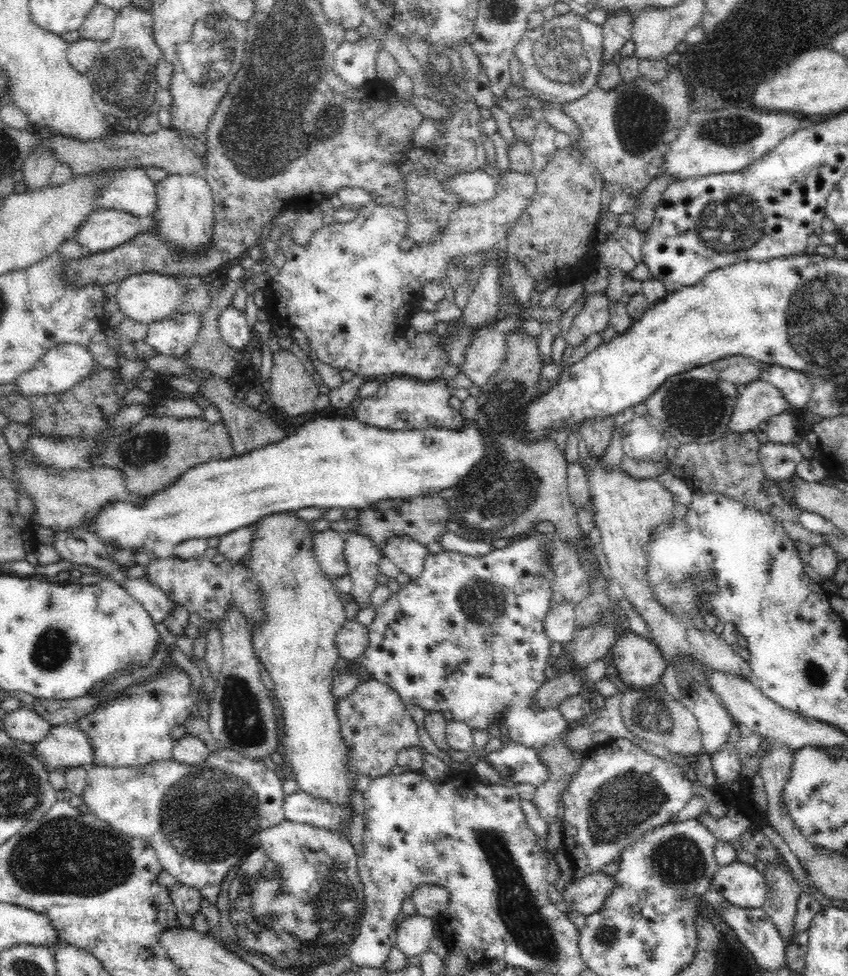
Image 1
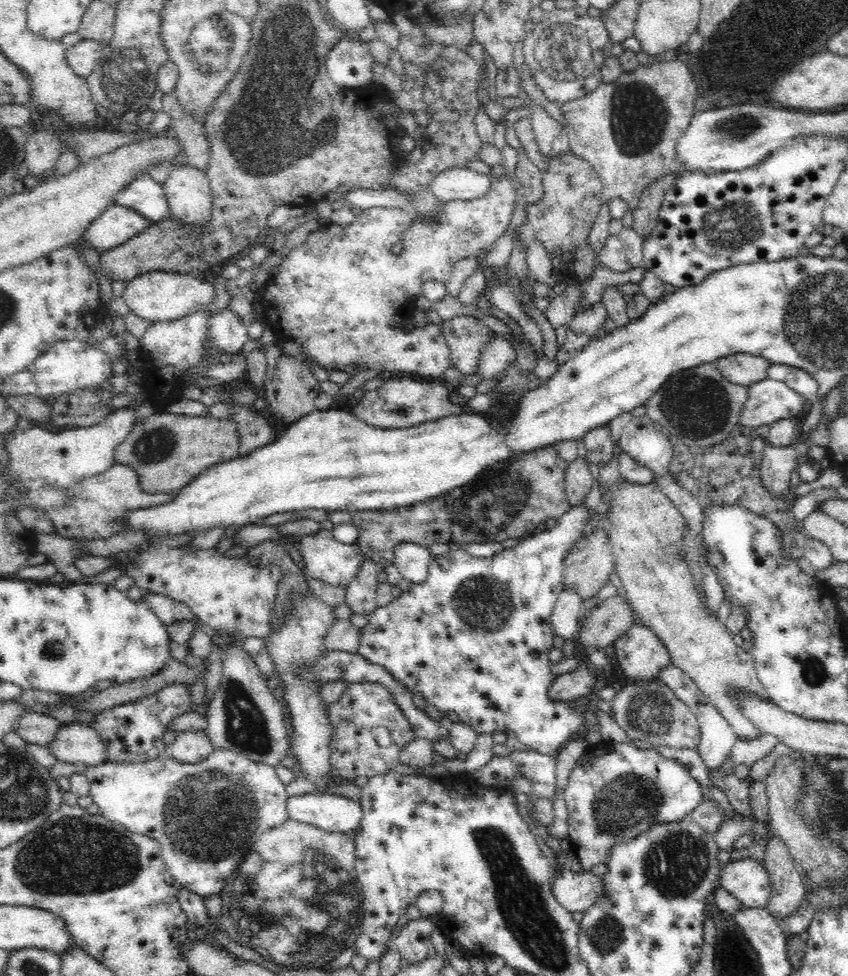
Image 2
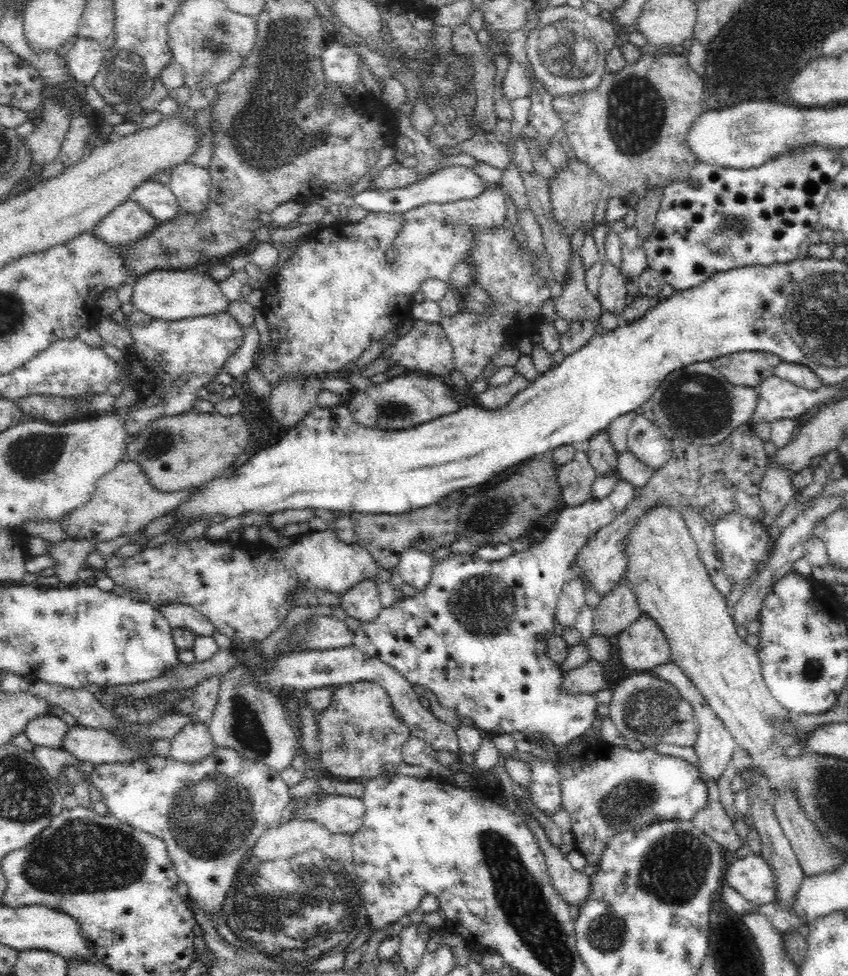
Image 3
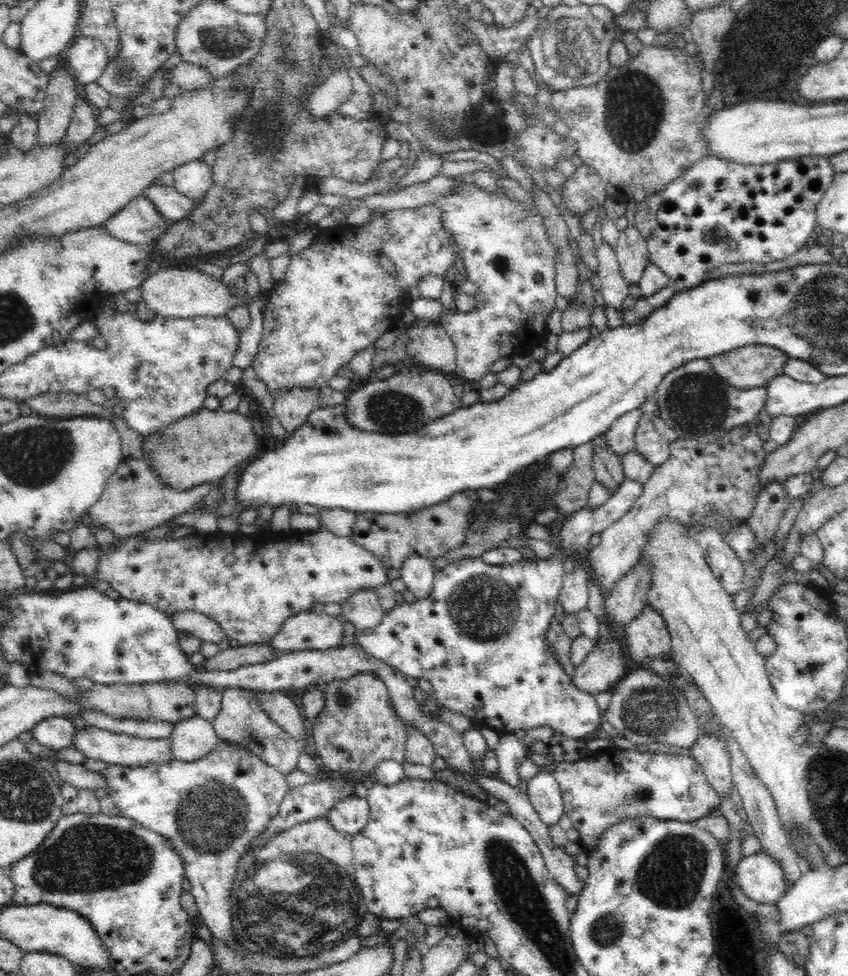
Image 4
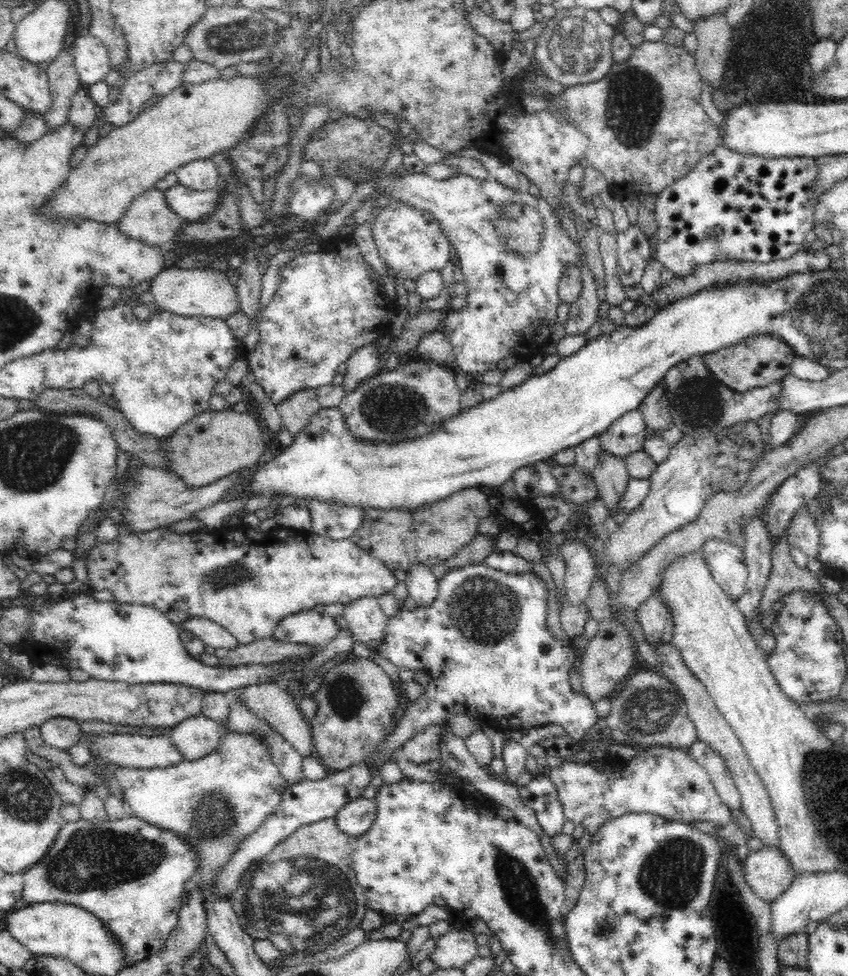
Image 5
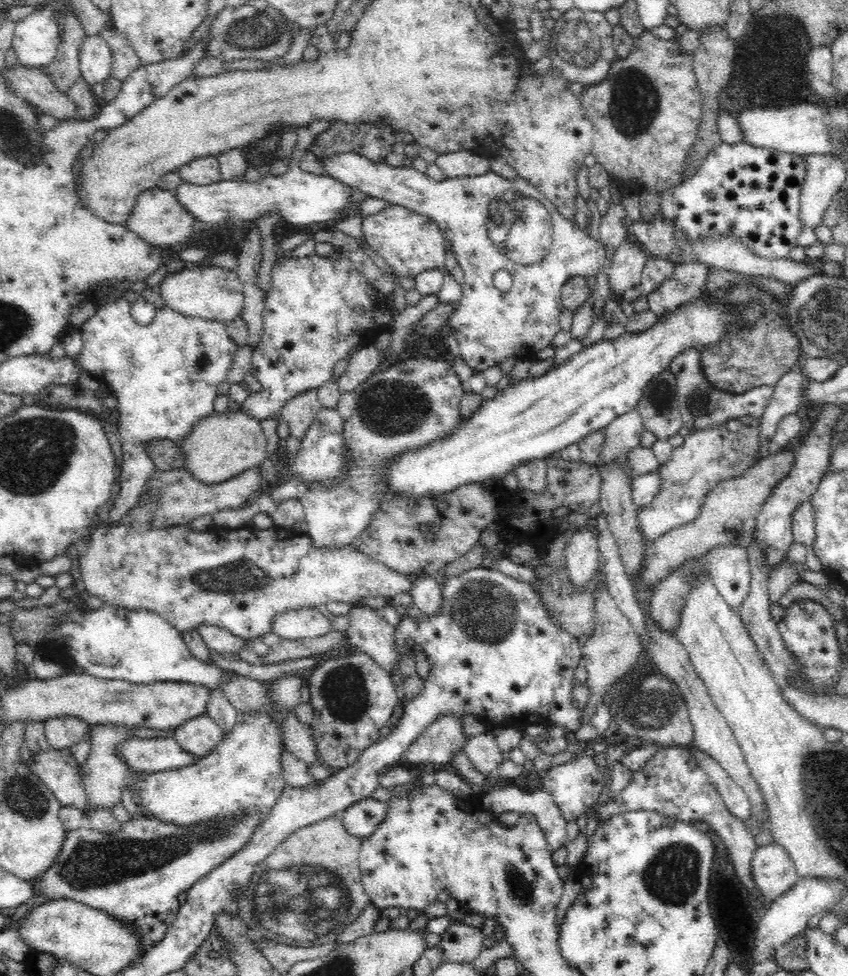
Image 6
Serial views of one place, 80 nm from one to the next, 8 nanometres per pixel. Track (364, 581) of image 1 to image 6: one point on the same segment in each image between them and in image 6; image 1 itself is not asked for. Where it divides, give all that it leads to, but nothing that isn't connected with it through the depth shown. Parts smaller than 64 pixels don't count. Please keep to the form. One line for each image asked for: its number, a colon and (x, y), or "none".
2: (361, 593)
3: (362, 602)
4: (363, 609)
5: (367, 623)
6: (368, 630)

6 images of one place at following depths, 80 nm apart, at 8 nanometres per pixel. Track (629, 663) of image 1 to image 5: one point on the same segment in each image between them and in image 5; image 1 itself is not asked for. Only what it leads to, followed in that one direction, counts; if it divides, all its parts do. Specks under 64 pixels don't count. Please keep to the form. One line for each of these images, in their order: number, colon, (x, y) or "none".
2: (639, 652)
3: (643, 647)
4: (647, 635)
5: (655, 620)

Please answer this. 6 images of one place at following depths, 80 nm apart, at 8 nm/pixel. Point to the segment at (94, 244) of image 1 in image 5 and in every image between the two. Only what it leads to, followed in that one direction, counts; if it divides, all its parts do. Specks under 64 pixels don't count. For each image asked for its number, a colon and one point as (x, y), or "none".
2: (115, 225)
3: (127, 223)
4: (139, 223)
5: (148, 219)

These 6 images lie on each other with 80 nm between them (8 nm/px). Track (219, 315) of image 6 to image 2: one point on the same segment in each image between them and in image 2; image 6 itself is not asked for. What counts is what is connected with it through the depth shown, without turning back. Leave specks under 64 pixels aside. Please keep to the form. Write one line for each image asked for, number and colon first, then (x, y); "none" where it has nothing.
2: (159, 296)
3: (170, 295)
4: (177, 293)
5: (191, 293)

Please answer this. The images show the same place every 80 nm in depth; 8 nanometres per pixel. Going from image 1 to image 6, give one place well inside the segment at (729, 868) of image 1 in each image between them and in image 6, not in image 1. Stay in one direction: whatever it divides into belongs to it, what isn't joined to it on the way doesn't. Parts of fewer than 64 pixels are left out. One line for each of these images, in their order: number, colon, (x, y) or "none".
2: (746, 879)
3: (750, 876)
4: (761, 878)
5: (768, 872)
6: (774, 873)

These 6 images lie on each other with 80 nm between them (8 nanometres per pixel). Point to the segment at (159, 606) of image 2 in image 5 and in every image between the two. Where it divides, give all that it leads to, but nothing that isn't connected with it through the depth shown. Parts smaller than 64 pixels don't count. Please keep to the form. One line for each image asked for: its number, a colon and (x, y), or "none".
3: (178, 615)
4: (200, 626)
5: (210, 633)

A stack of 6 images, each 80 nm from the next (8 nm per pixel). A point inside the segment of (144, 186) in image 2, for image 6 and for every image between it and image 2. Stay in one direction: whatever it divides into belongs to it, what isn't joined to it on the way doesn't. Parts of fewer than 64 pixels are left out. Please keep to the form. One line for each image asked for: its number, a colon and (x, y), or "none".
3: (157, 199)
4: (174, 206)
5: (192, 206)
6: (300, 198)

